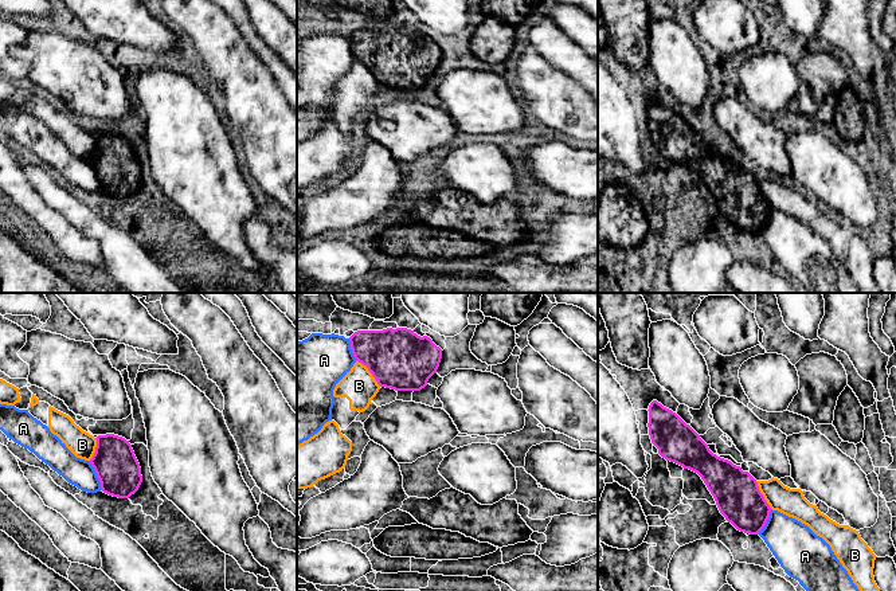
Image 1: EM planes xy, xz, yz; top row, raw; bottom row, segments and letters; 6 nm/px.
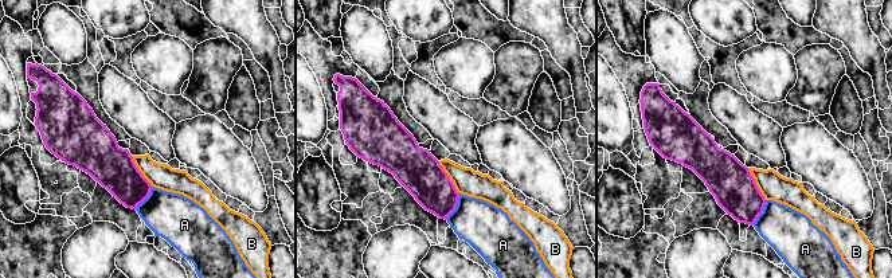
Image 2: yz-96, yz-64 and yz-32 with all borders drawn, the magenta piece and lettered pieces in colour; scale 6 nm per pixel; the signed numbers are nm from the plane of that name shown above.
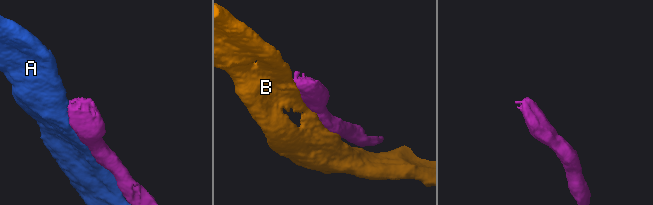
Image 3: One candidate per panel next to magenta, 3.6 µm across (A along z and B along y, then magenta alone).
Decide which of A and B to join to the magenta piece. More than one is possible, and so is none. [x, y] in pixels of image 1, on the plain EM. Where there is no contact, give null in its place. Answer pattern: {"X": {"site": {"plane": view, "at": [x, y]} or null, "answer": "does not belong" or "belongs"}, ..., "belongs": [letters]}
{"A": {"site": {"plane": "xy", "at": [97, 175]}, "answer": "does not belong"}, "B": {"site": {"plane": "xz", "at": [370, 70]}, "answer": "does not belong"}, "belongs": []}

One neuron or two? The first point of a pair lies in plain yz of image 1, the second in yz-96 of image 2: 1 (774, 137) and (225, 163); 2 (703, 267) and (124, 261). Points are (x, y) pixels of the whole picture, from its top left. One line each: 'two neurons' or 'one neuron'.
1: two neurons
2: two neurons

